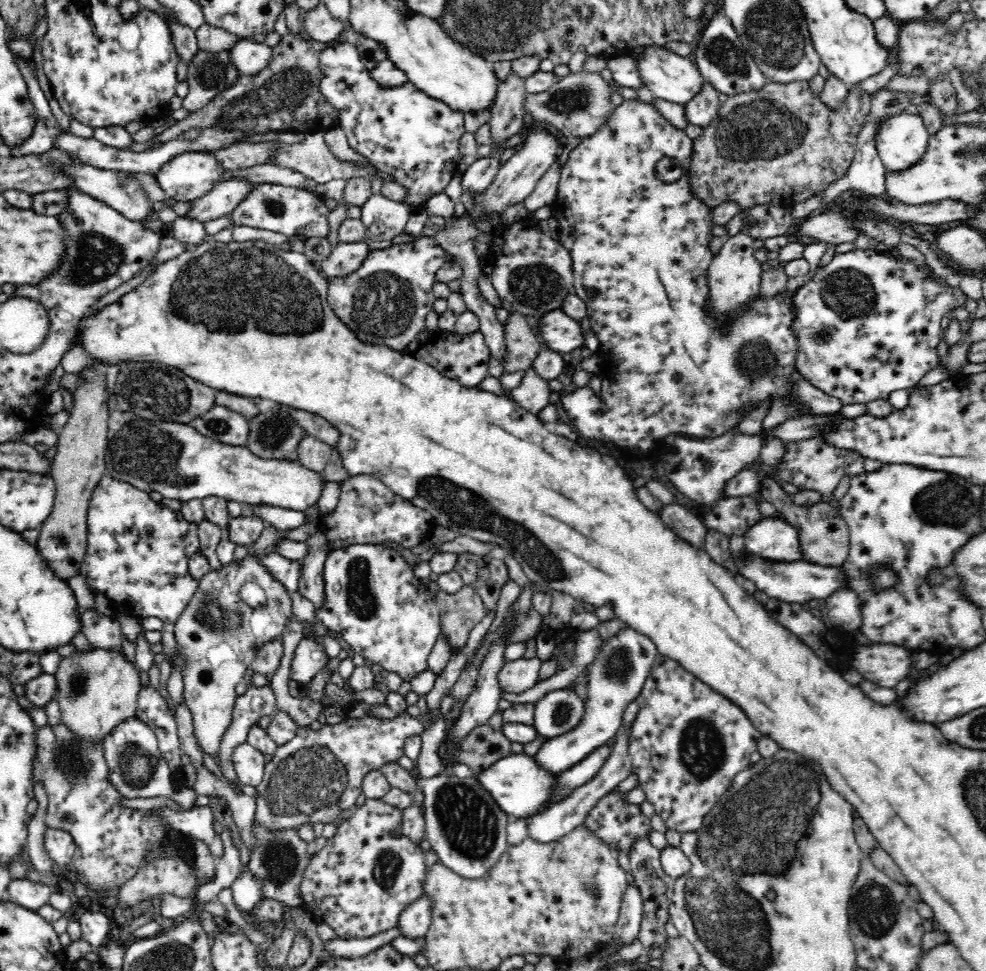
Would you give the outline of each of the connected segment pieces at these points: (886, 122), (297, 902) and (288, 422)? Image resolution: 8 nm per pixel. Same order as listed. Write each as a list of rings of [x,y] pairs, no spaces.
[[[910,109],[880,119],[873,139],[885,169],[897,171],[922,158],[929,134],[922,116],[915,109]]]
[[[256,817],[251,820],[253,841],[248,849],[248,872],[258,880],[262,899],[277,900],[288,910],[303,906],[300,882],[313,854],[308,852],[308,843],[298,834],[298,827],[270,829]]]
[[[270,399],[254,400],[258,407],[258,412],[247,419],[248,423],[248,438],[246,438],[246,446],[250,453],[263,460],[280,460],[298,462],[298,448],[300,441],[304,436],[307,436],[306,429],[296,421],[294,413],[290,405],[284,403],[275,403]]]

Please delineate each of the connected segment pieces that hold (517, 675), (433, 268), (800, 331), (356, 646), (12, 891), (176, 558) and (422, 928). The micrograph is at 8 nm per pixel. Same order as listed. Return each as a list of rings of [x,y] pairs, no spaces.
[[[535,657],[506,661],[498,672],[498,682],[503,694],[522,694],[539,681],[539,670],[543,662]]]
[[[431,236],[370,250],[354,272],[327,279],[327,303],[360,342],[401,351],[425,328],[426,313],[438,297],[436,272],[446,256]]]
[[[856,249],[854,252],[846,252],[846,254],[838,252],[828,261],[828,264],[819,264],[814,270],[812,278],[808,282],[800,283],[791,298],[793,312],[792,332],[795,333],[797,344],[795,369],[799,372],[799,376],[804,382],[810,383],[832,398],[837,398],[842,403],[842,407],[850,406],[850,404],[866,405],[874,400],[887,400],[890,392],[902,390],[902,388],[912,388],[926,373],[938,366],[940,361],[938,344],[942,340],[945,321],[949,317],[946,314],[953,315],[956,306],[964,306],[966,299],[968,298],[960,289],[951,286],[940,287],[940,285],[925,279],[922,271],[916,269],[906,258],[903,261],[896,261],[896,259],[888,257],[888,255],[877,254],[874,249]]]
[[[355,544],[342,548],[335,548],[328,553],[323,568],[324,575],[324,600],[321,605],[315,605],[315,617],[322,626],[328,630],[333,630],[340,637],[341,644],[352,648],[356,654],[360,654],[363,658],[368,658],[373,663],[380,664],[383,669],[398,673],[404,681],[410,682],[414,676],[423,670],[428,670],[427,658],[435,643],[436,637],[441,630],[439,606],[431,600],[429,586],[419,580],[414,575],[413,566],[410,565],[398,550],[382,547],[380,544]]]
[[[12,879],[6,887],[7,901],[22,908],[35,911],[49,902],[49,896],[55,890],[30,879]]]
[[[112,476],[103,477],[87,511],[87,550],[79,575],[94,594],[102,594],[110,601],[128,602],[133,616],[154,616],[173,624],[199,588],[199,580],[188,570],[188,560],[200,548],[198,532],[199,524],[188,522],[180,511],[153,500],[132,484],[112,479]]]
[[[425,896],[414,900],[408,908],[400,913],[397,928],[400,930],[400,937],[410,941],[422,939],[431,921],[431,906]]]

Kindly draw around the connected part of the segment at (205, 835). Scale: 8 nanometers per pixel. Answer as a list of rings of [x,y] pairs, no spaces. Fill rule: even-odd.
[[[194,805],[184,812],[174,812],[173,810],[162,811],[162,817],[180,833],[190,835],[198,841],[204,841],[212,854],[218,859],[223,857],[223,846],[219,837],[212,829],[212,813],[209,805]]]

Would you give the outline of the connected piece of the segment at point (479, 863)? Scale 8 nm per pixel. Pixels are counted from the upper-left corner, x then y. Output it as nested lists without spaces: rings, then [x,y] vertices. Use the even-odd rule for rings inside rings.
[[[440,773],[426,778],[415,775],[417,787],[423,794],[423,815],[425,816],[425,836],[430,846],[439,856],[440,863],[466,878],[476,878],[487,874],[487,870],[499,860],[507,849],[507,824],[511,817],[494,800],[494,797],[482,787],[482,783],[473,775],[459,778]]]

